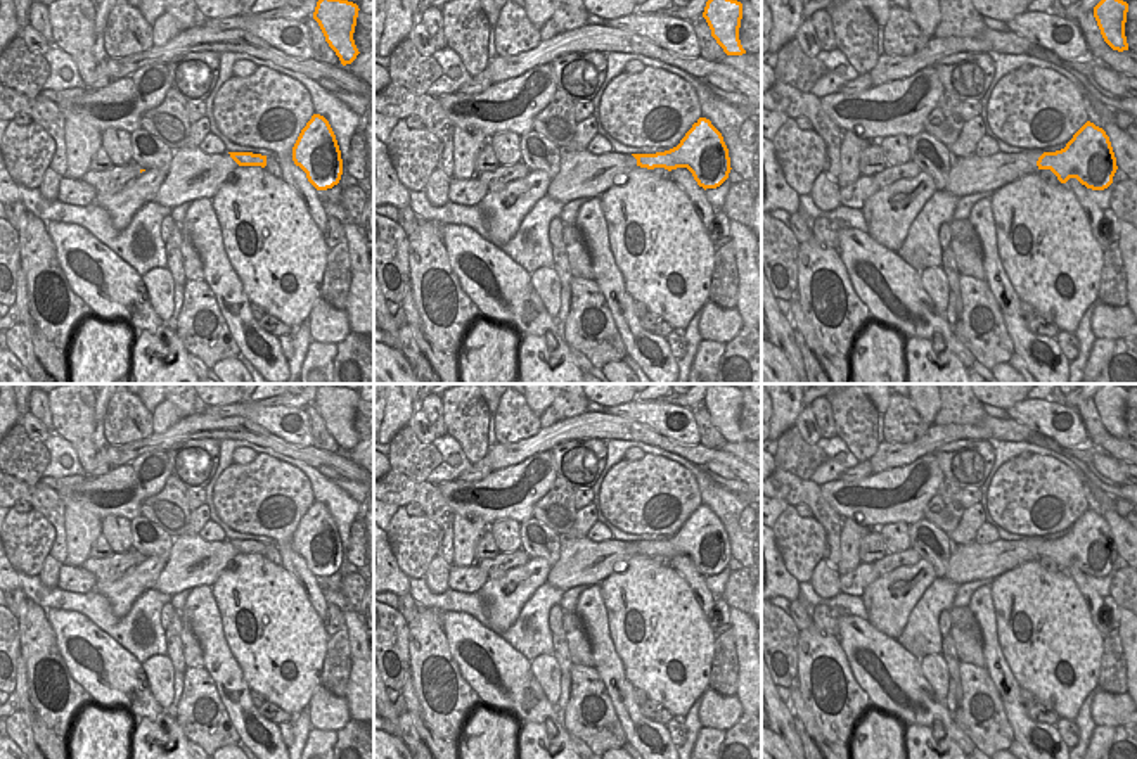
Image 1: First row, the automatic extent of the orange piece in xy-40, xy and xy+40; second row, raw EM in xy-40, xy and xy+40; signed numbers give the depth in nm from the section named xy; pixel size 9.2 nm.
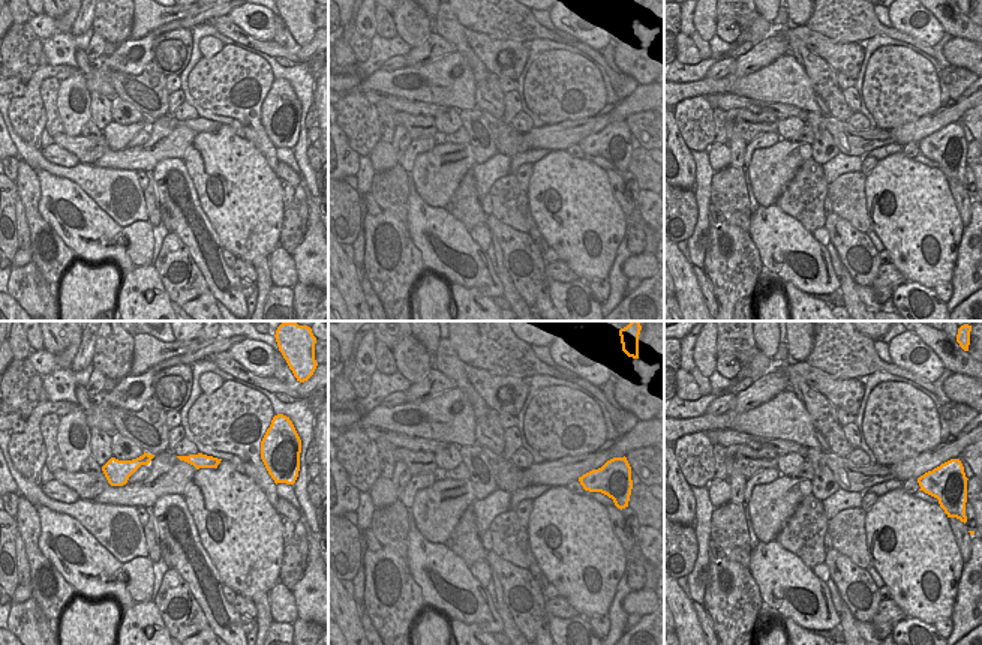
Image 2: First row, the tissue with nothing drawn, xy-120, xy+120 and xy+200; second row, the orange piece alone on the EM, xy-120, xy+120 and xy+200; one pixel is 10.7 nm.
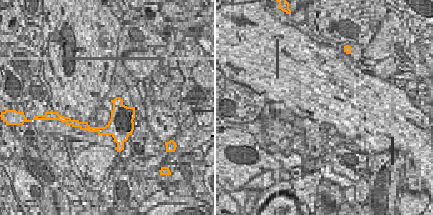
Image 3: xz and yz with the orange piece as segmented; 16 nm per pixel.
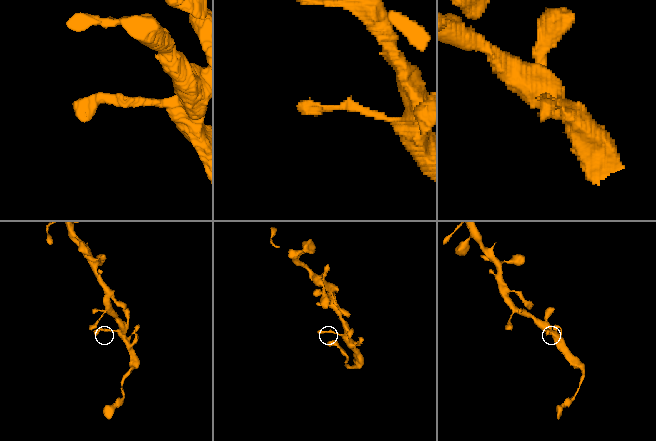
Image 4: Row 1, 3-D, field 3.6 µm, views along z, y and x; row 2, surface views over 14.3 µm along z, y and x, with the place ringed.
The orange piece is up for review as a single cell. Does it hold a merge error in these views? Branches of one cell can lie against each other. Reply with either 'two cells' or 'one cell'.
one cell

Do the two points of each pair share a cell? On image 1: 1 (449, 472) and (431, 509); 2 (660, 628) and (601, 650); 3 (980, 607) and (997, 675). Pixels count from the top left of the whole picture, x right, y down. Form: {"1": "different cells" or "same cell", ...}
{"1": "different cells", "2": "different cells", "3": "same cell"}

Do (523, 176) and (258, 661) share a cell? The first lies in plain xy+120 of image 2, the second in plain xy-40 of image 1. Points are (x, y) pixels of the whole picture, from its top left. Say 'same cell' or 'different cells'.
different cells

